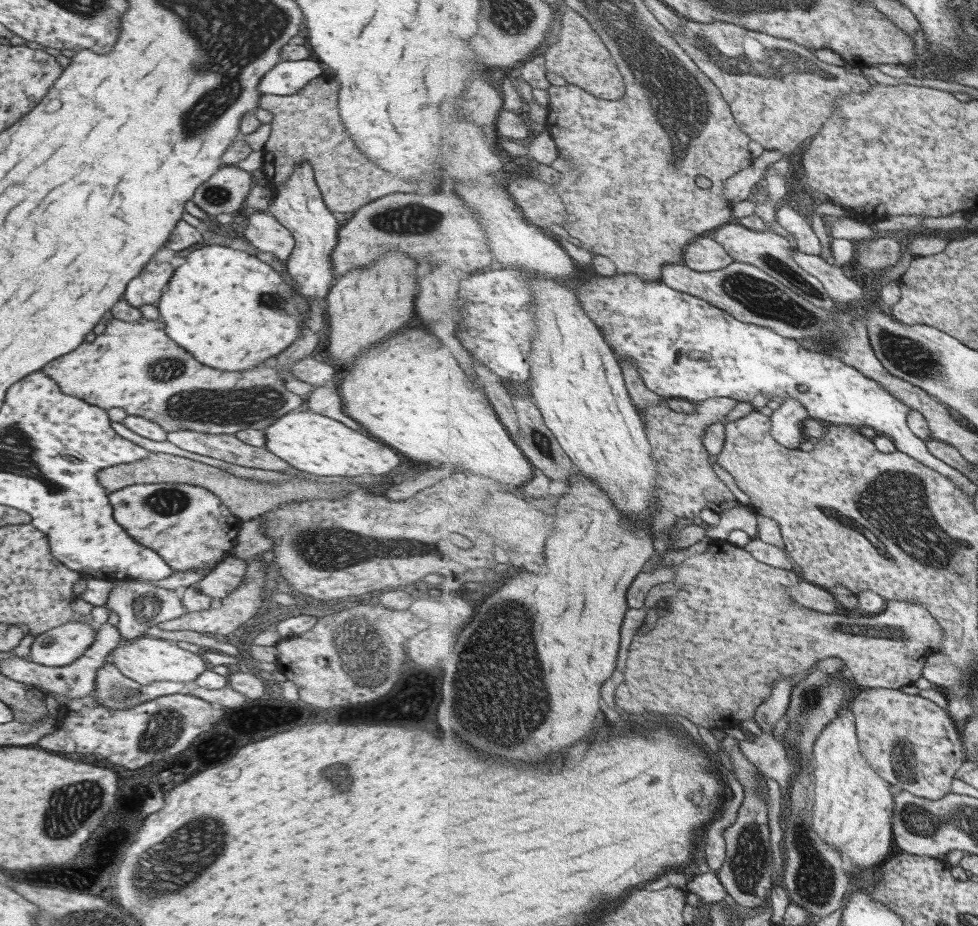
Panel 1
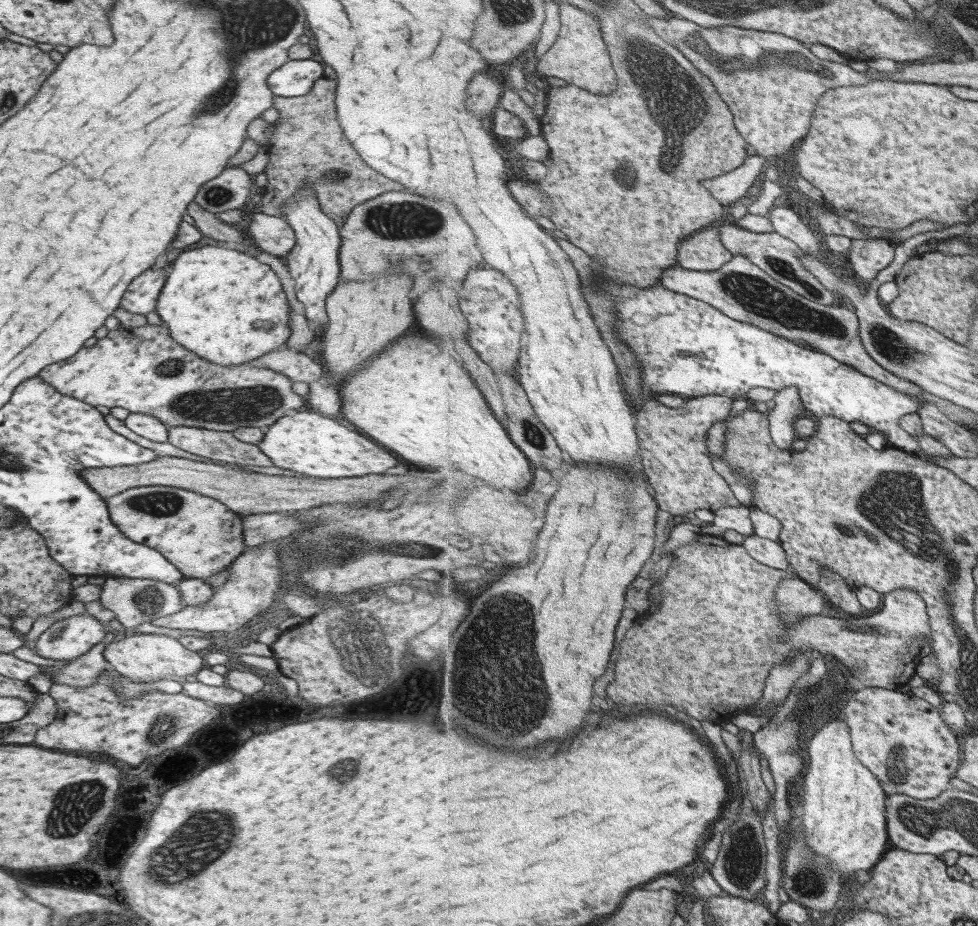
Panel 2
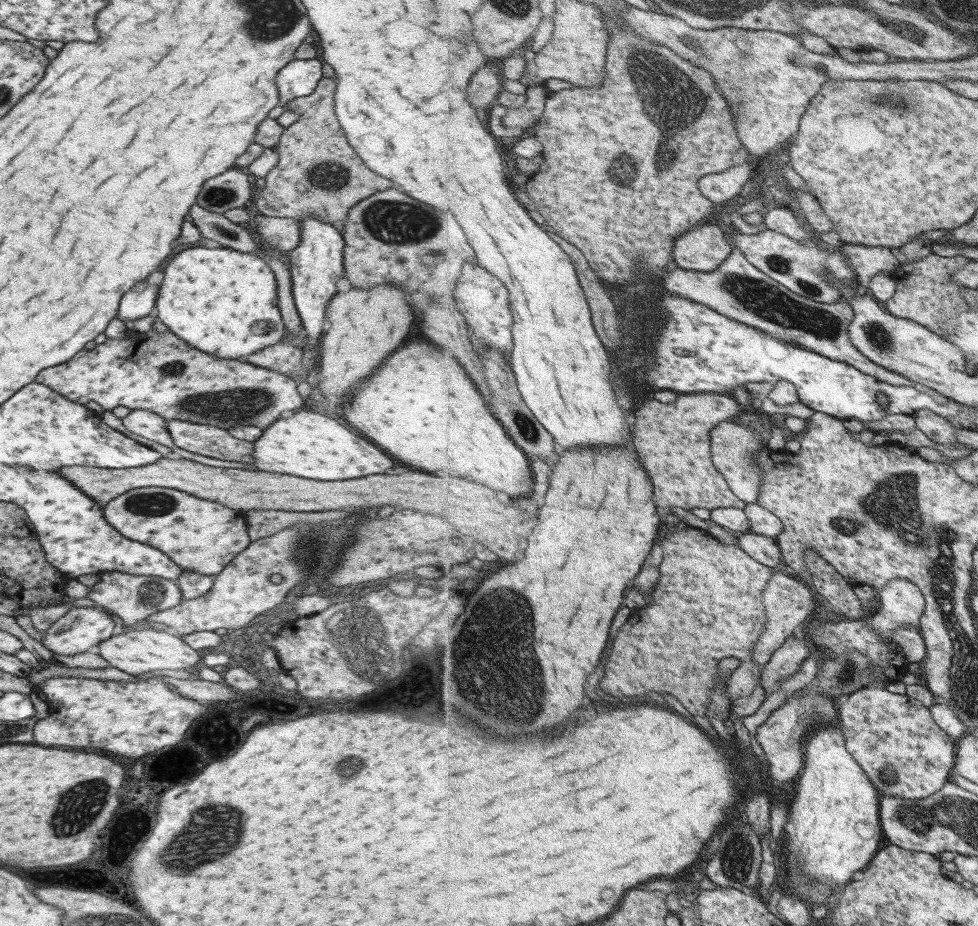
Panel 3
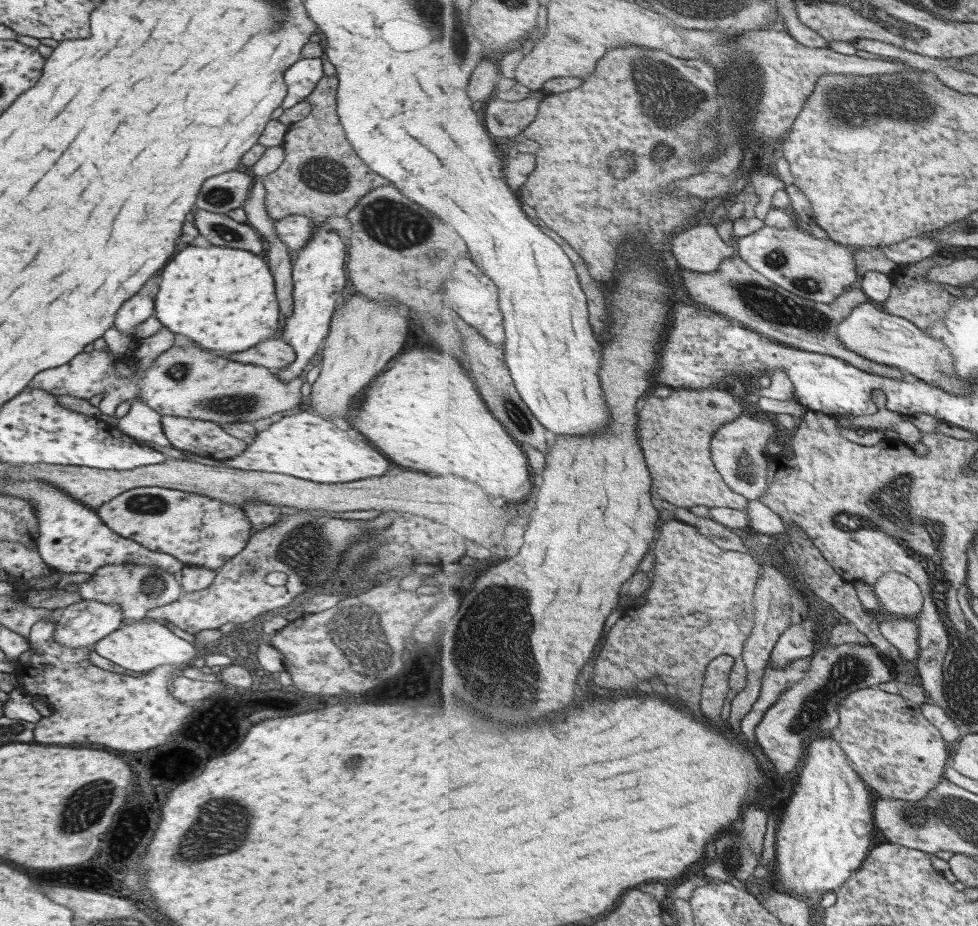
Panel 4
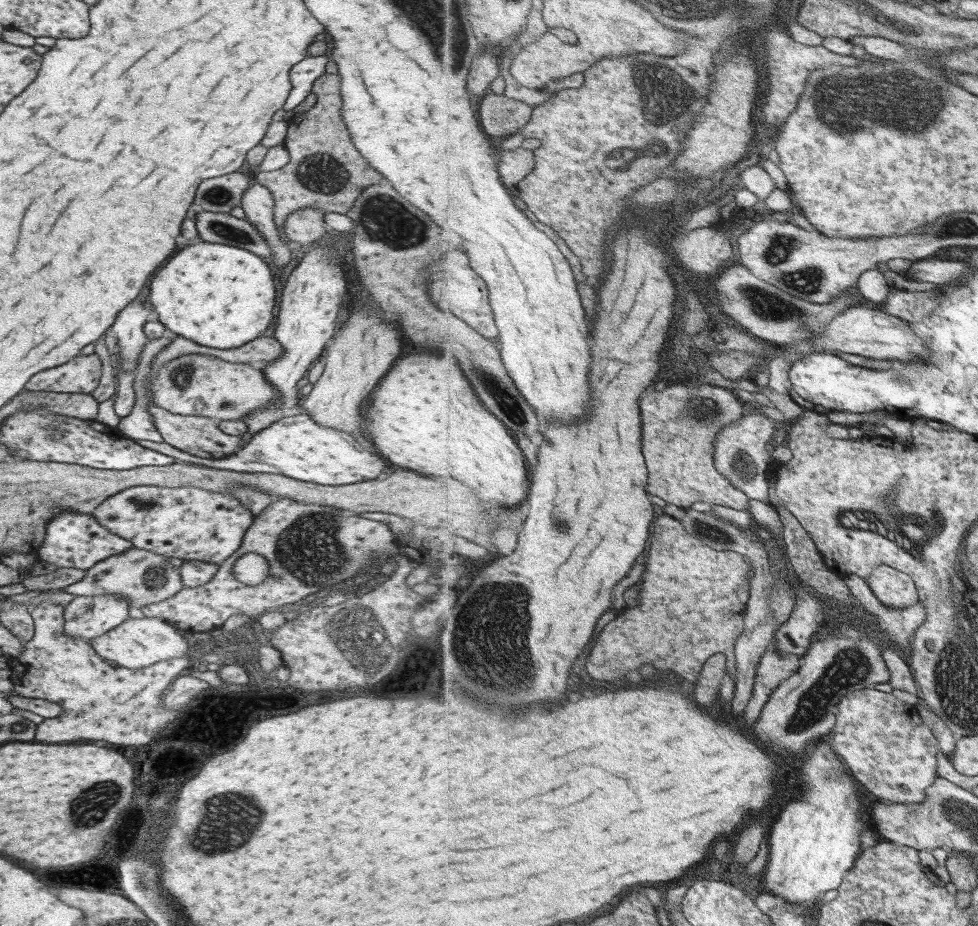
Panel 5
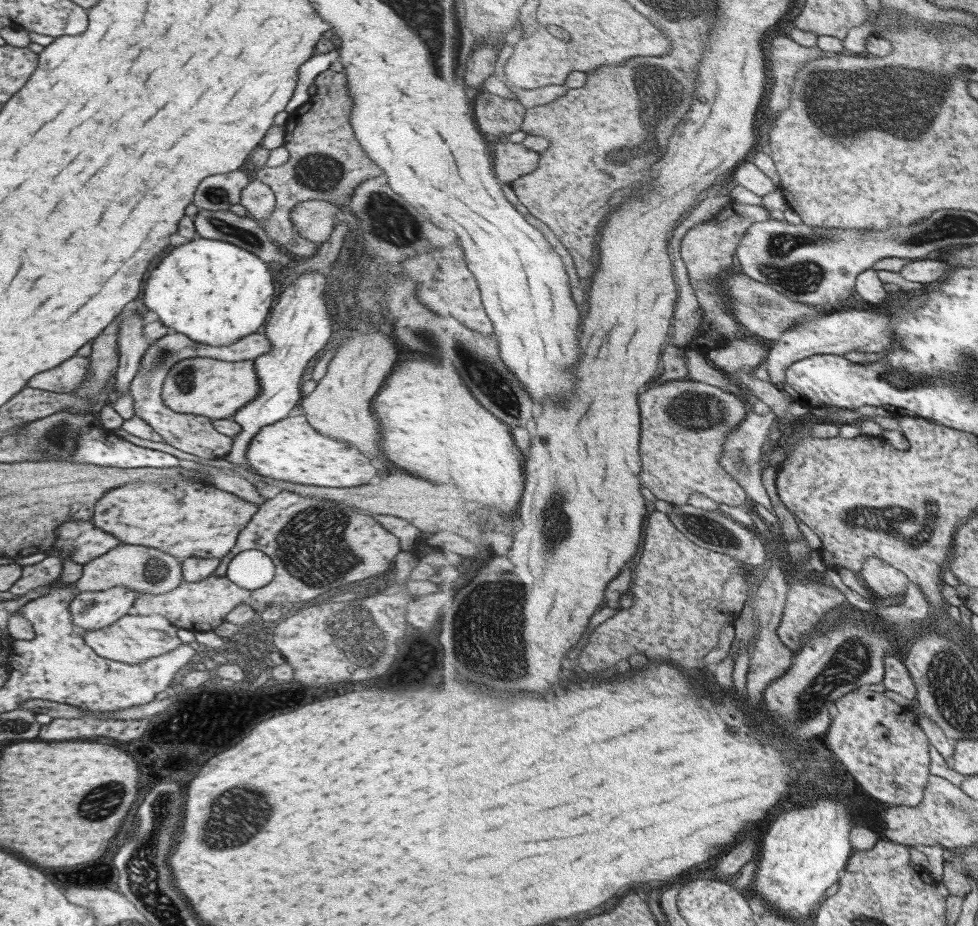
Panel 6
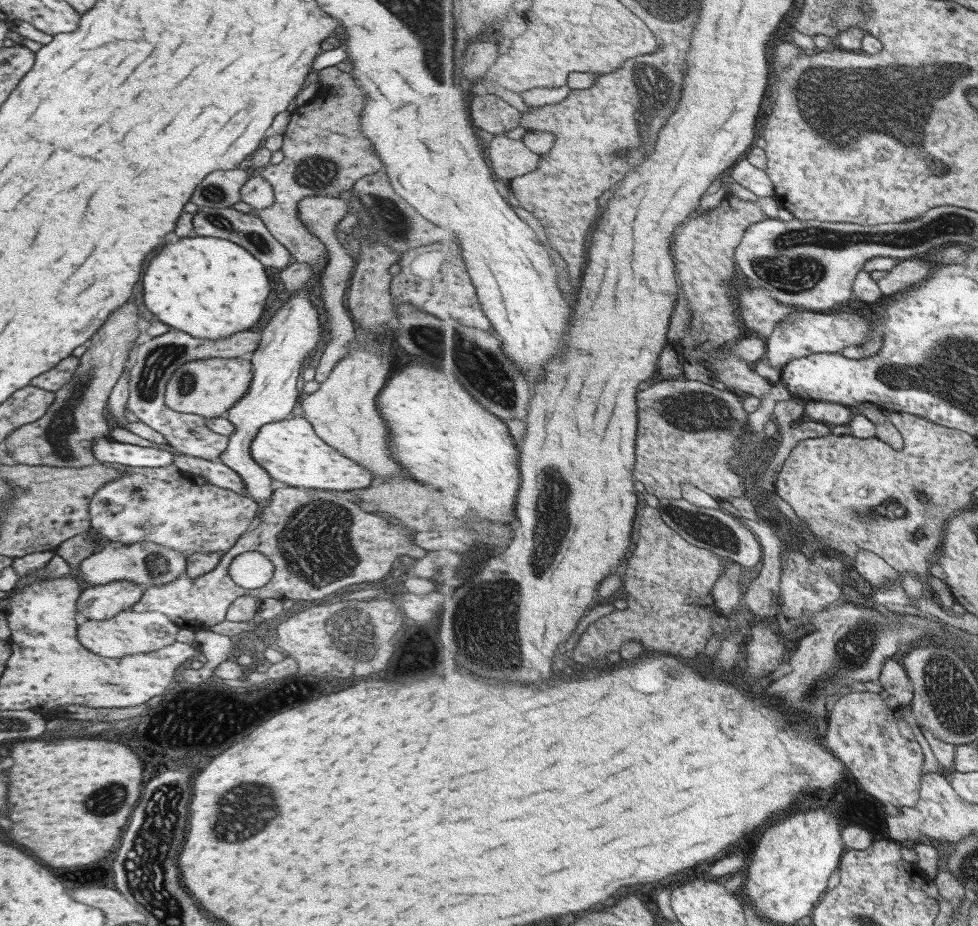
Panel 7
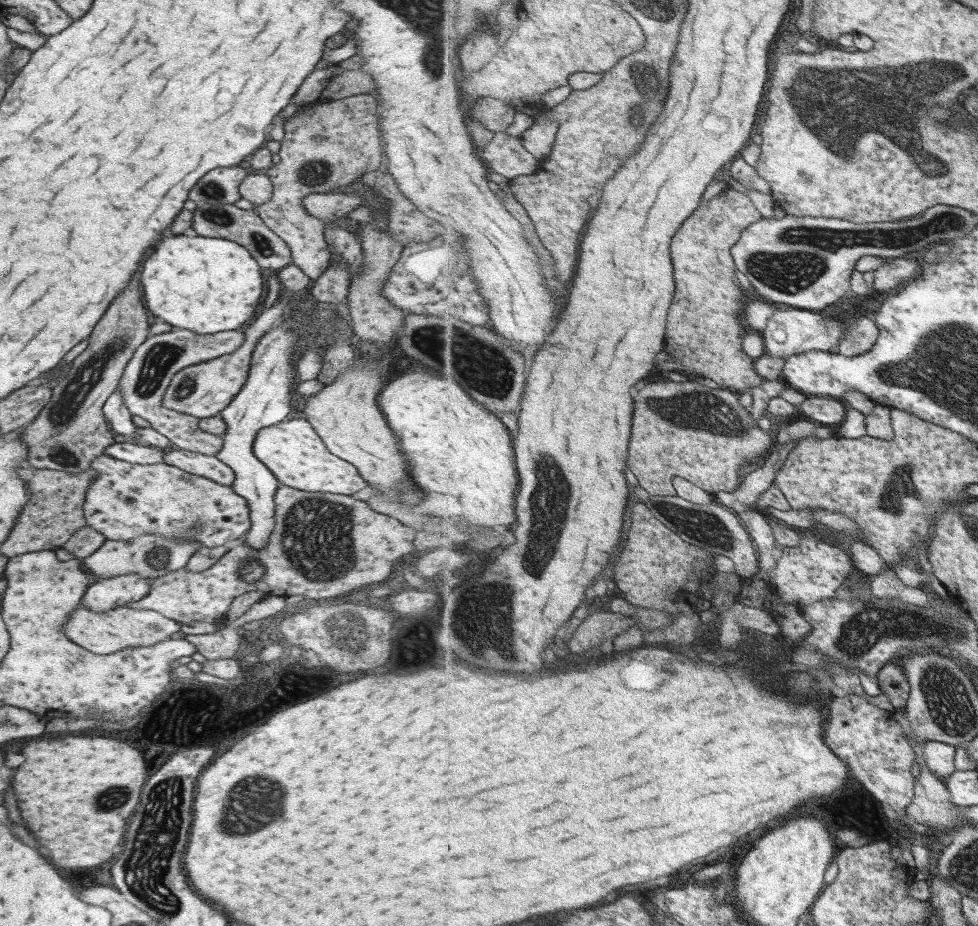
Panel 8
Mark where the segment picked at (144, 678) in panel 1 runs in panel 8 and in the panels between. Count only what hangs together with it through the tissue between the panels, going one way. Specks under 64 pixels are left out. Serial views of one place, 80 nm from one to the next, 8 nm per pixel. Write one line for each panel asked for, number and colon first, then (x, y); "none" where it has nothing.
2: (142, 657)
3: (146, 651)
4: (140, 647)
5: (137, 642)
6: (131, 639)
7: (128, 632)
8: (99, 632)

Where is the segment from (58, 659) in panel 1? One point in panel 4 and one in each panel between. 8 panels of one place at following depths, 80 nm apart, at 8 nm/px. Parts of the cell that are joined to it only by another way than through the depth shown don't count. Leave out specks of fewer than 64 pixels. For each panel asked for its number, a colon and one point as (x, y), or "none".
2: (66, 639)
3: (82, 628)
4: (81, 624)

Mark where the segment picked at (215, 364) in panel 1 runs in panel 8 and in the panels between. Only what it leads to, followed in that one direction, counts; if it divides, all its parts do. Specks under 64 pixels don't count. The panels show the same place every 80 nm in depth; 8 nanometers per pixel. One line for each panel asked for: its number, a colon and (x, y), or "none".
2: (223, 305)
3: (205, 291)
4: (204, 293)
5: (219, 297)
6: (215, 293)
7: (208, 287)
8: (205, 285)

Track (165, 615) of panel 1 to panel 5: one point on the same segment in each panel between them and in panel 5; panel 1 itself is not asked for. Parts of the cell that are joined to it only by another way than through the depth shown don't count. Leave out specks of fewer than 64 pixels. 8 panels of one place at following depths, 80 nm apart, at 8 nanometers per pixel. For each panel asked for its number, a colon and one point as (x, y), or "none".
2: (133, 601)
3: (132, 598)
4: (136, 589)
5: (139, 576)

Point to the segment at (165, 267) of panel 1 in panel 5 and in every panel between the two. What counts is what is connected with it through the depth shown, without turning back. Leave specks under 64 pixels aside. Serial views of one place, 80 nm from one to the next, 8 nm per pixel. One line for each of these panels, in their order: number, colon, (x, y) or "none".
2: (140, 297)
3: (138, 302)
4: (136, 308)
5: (128, 324)

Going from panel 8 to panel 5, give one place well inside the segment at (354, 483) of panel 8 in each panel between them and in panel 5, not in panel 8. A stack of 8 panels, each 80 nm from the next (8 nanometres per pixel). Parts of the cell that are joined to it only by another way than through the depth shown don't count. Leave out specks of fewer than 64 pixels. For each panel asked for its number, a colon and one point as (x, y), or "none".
5: (294, 446)
6: (289, 450)
7: (289, 451)

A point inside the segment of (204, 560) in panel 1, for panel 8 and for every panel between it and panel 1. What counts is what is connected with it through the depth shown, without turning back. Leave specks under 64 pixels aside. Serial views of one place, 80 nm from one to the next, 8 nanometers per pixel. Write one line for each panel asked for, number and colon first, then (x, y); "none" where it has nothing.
2: (198, 535)
3: (202, 536)
4: (197, 530)
5: (187, 523)
6: (182, 518)
7: (177, 510)
8: (124, 500)

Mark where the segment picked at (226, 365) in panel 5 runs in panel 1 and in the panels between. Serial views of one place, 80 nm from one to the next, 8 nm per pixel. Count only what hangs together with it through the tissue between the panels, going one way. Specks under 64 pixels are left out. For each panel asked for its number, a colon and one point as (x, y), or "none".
1: (132, 365)
2: (140, 369)
3: (153, 371)
4: (183, 381)

